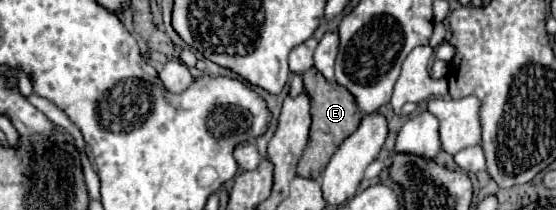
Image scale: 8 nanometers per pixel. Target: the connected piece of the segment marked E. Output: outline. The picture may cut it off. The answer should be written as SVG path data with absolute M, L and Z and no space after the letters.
M315 66L309 68L303 74L303 80L305 80L305 92L311 96L313 124L311 124L311 134L309 134L307 148L305 148L305 152L299 160L297 174L317 180L321 176L325 164L329 162L329 158L337 150L337 142L341 144L341 140L345 140L345 136L351 136L357 130L357 124L361 122L363 114L361 114L357 102L355 102L355 96L345 86L325 80L325 76Z

